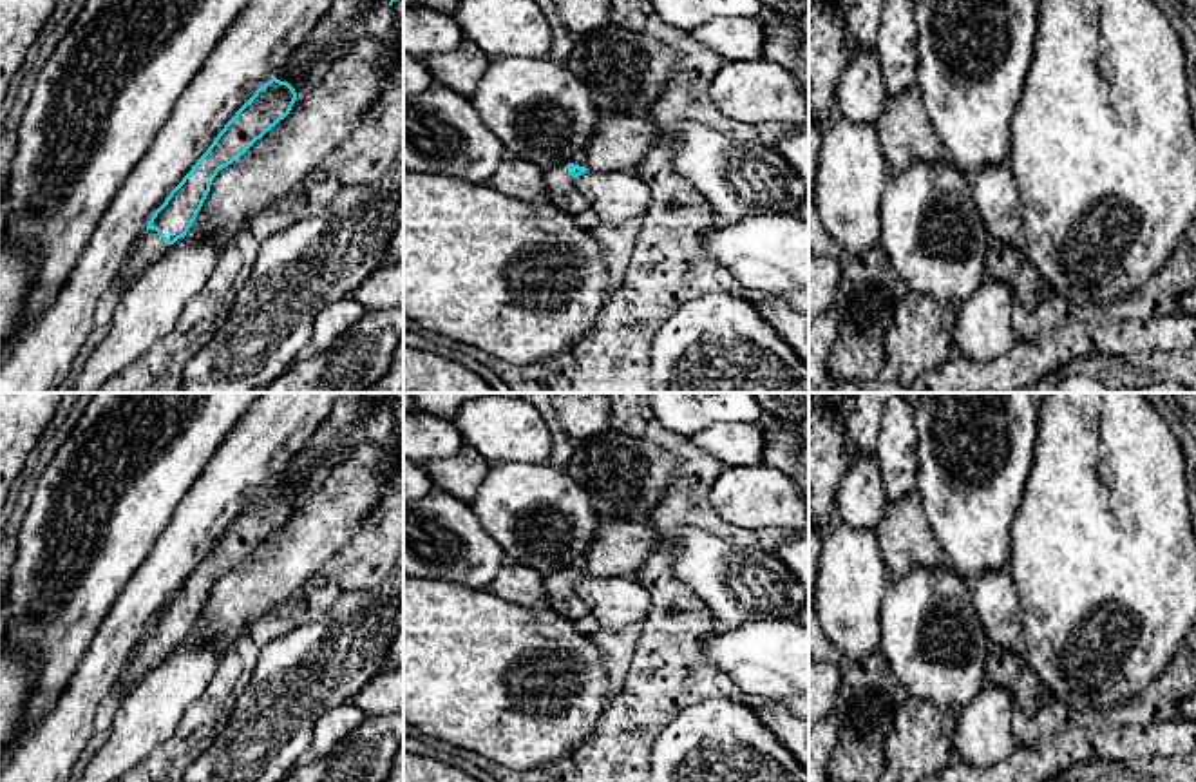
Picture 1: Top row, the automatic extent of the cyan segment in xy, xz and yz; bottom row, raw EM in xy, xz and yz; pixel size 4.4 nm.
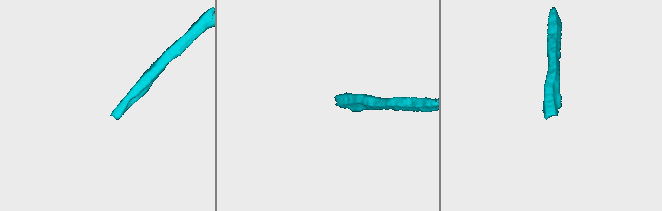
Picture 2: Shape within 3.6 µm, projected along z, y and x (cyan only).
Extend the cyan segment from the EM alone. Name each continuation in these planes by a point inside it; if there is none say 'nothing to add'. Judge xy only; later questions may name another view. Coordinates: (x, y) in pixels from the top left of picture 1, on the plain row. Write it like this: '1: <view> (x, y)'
1: xy (151, 650)

